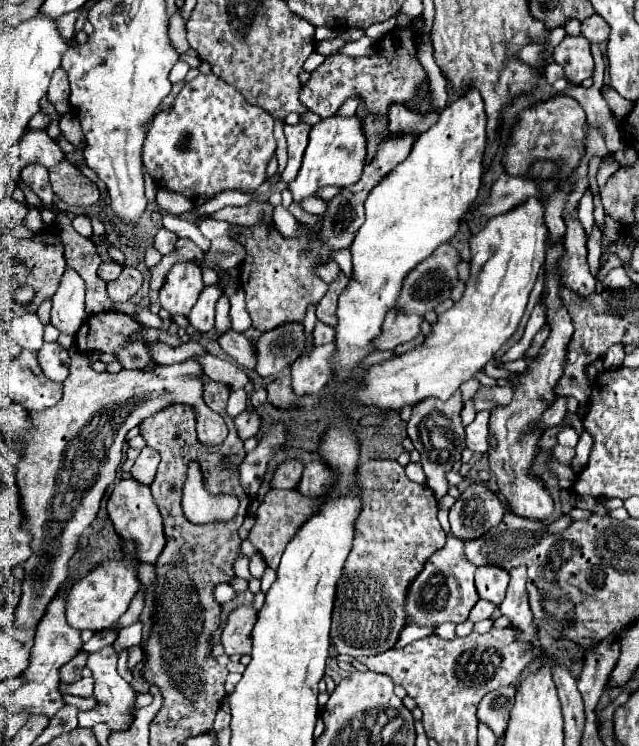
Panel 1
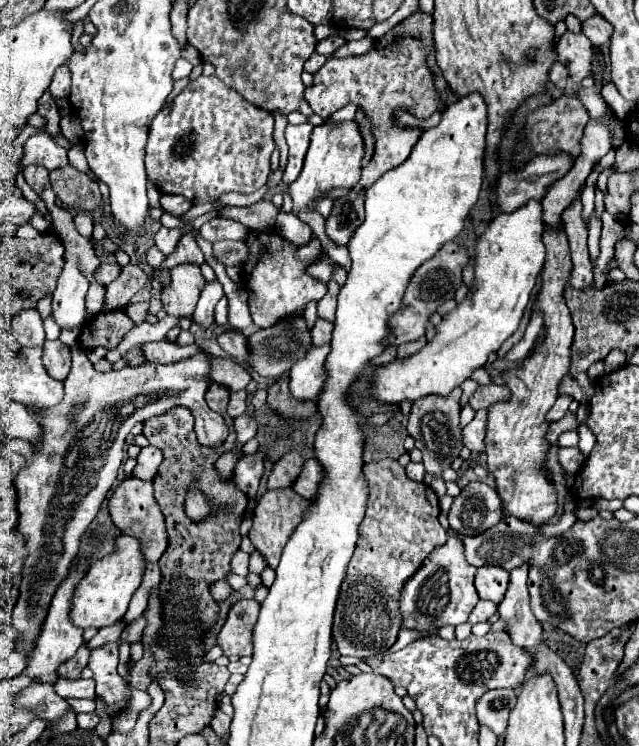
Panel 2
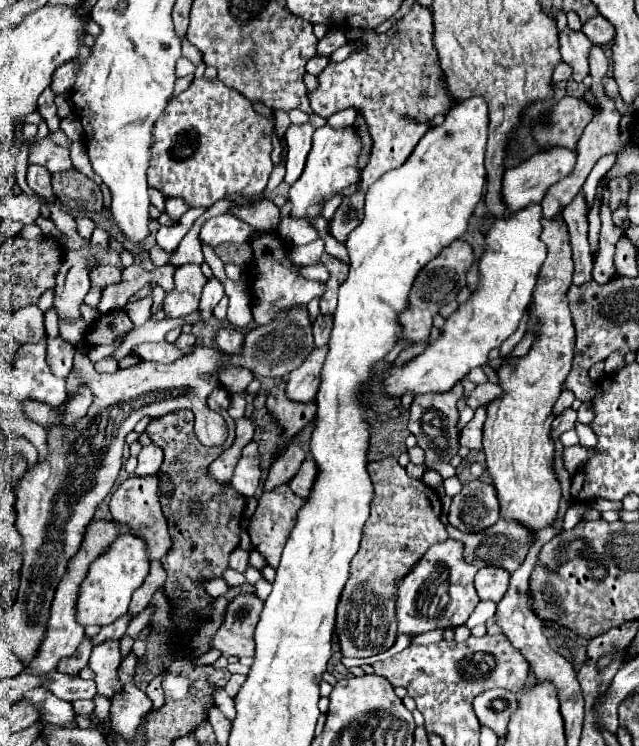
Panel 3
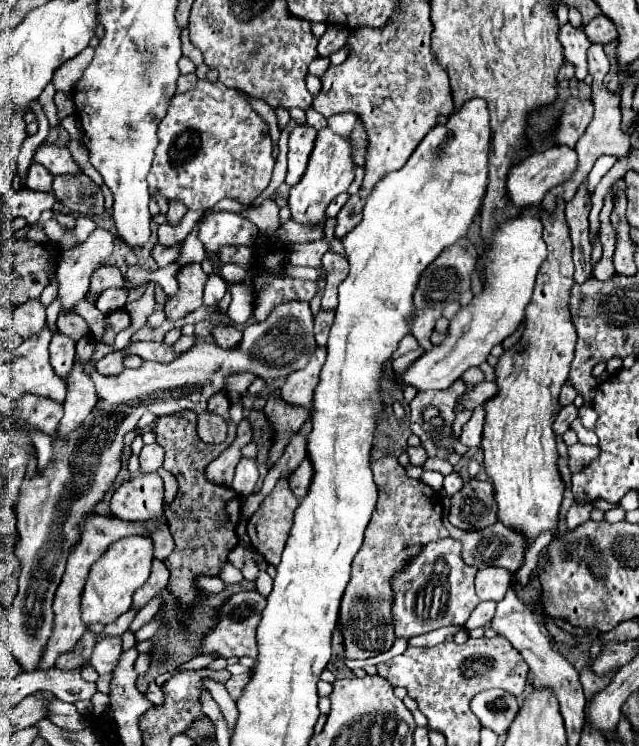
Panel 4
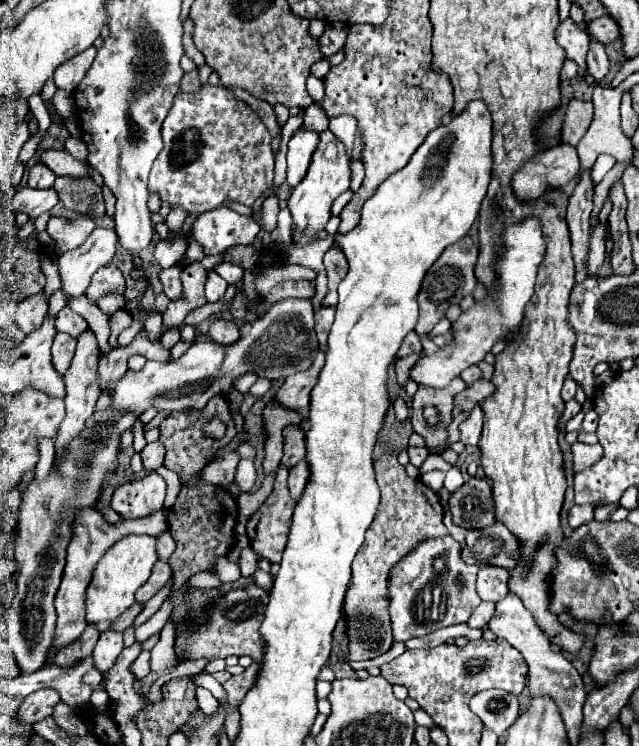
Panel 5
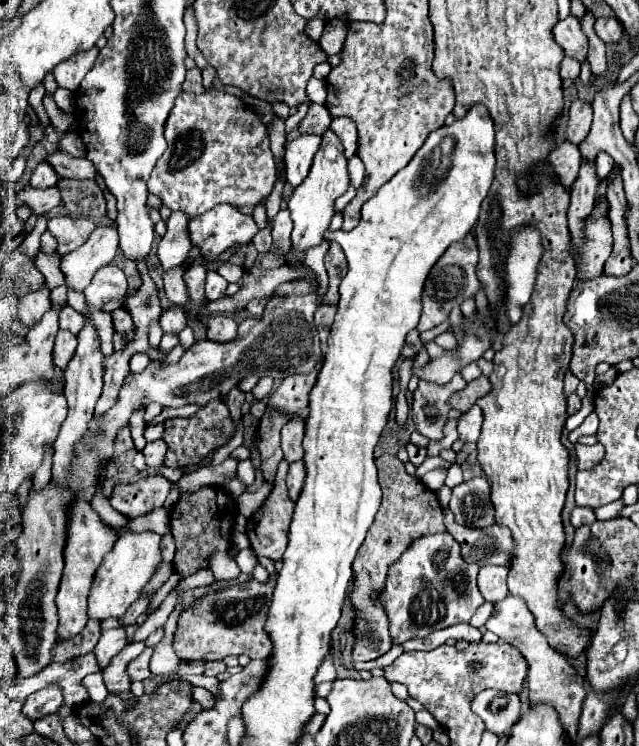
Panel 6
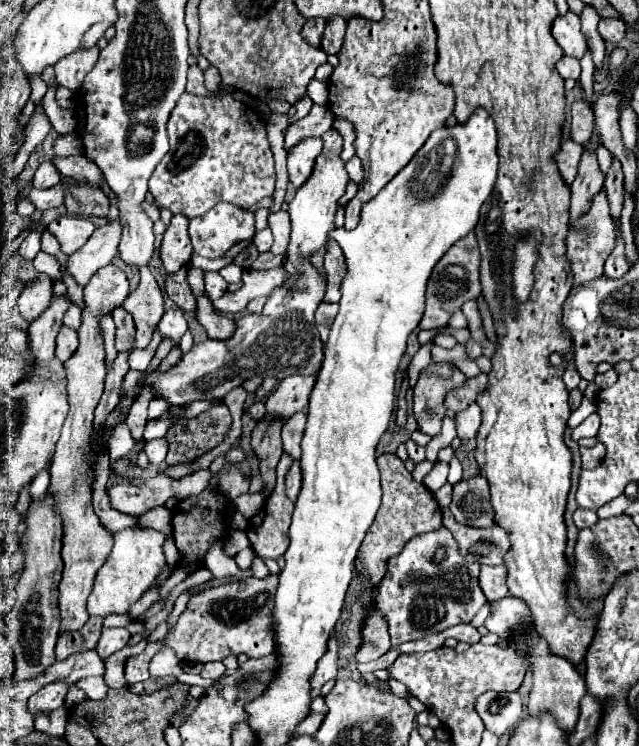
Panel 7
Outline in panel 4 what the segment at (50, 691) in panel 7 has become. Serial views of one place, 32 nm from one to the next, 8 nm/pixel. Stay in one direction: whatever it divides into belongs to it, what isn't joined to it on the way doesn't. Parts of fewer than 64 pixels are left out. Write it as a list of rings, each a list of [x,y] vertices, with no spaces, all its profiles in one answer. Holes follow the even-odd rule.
[[[42,690],[32,696],[26,696],[14,710],[12,710],[12,726],[14,728],[28,728],[34,726],[38,720],[46,718],[48,704],[56,700],[54,692]]]

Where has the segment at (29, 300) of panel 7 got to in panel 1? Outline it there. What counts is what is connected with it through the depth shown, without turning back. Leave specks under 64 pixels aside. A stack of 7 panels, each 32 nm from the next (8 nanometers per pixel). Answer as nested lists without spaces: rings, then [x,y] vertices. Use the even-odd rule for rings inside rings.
[[[24,312],[8,324],[8,336],[26,350],[38,350],[44,344],[44,326],[36,312]]]

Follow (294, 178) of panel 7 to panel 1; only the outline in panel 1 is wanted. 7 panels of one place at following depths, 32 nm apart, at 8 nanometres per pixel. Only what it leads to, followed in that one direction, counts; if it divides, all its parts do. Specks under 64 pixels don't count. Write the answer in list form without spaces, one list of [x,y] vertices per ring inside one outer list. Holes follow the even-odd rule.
[[[300,122],[296,126],[288,126],[284,128],[286,140],[288,140],[288,166],[282,172],[282,182],[292,182],[302,166],[302,158],[304,158],[304,150],[308,146],[308,134],[310,134],[312,126],[308,126],[306,122]]]

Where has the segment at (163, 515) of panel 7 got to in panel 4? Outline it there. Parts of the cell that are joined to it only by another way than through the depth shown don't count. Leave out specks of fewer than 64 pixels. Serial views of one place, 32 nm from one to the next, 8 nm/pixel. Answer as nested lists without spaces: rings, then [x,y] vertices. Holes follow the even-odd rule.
[[[90,514],[86,516],[84,524],[80,526],[80,540],[74,544],[70,556],[68,556],[68,564],[66,564],[66,572],[62,576],[62,582],[56,590],[56,598],[54,598],[54,632],[48,640],[48,648],[44,650],[44,660],[40,660],[40,668],[52,668],[56,658],[62,652],[68,652],[76,640],[80,640],[80,636],[86,630],[86,624],[82,622],[82,592],[84,592],[84,584],[88,580],[88,574],[92,570],[92,564],[108,550],[110,544],[114,544],[116,540],[130,536],[130,534],[148,534],[152,530],[158,530],[156,518],[152,522],[124,522],[124,520],[110,520],[106,516],[98,516],[98,514]]]

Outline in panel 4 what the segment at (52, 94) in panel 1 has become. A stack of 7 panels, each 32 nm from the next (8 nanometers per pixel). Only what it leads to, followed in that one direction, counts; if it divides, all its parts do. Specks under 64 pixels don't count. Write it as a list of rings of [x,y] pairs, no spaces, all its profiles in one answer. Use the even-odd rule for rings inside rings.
[[[84,48],[84,52],[80,52],[76,58],[64,62],[64,64],[54,72],[52,84],[56,86],[56,90],[72,92],[74,86],[78,84],[78,80],[82,78],[84,70],[88,68],[88,62],[90,62],[92,58],[94,58],[94,48]]]

